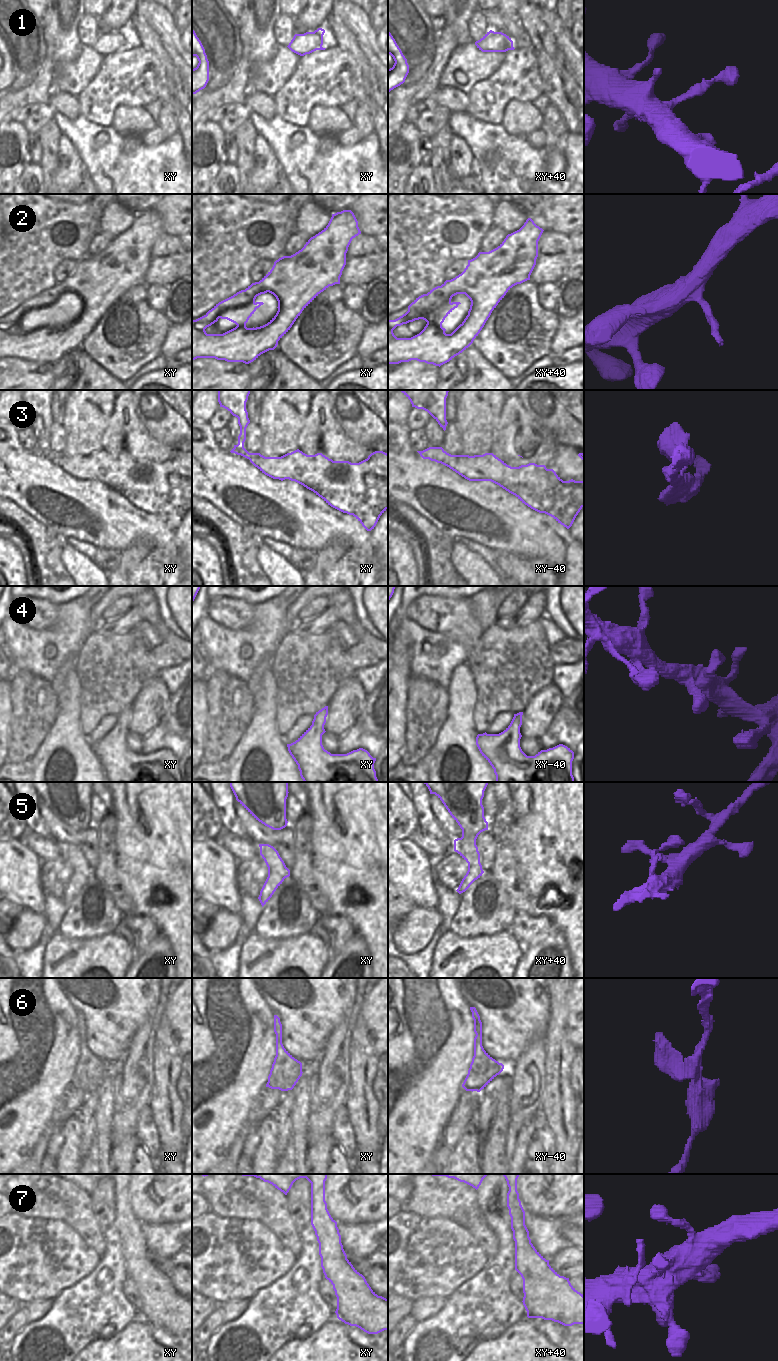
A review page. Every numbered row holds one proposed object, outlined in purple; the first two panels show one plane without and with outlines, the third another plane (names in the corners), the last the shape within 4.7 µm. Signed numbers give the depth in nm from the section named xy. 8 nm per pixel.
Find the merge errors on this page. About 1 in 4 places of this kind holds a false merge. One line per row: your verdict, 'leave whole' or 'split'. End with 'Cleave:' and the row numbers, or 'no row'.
1: leave whole
2: leave whole
3: leave whole
4: leave whole
5: leave whole
6: leave whole
7: leave whole
Cleave: no row

